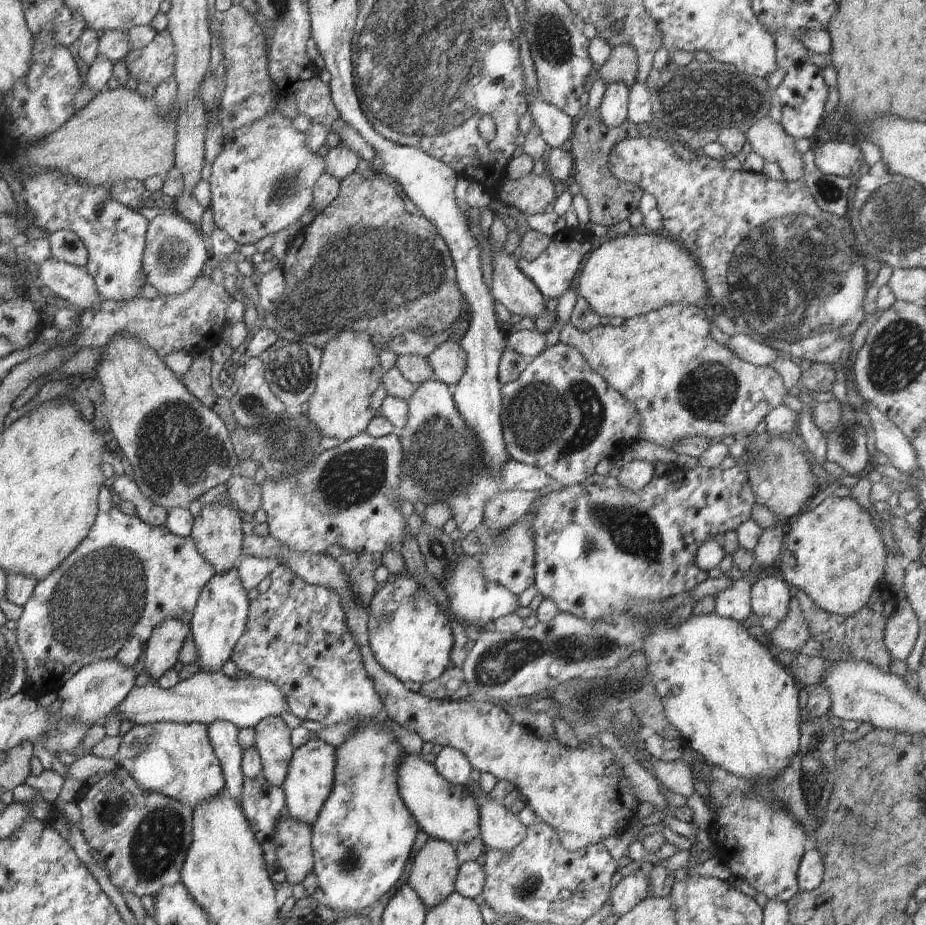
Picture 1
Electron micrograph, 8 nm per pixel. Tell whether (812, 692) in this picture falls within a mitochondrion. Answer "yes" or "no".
no

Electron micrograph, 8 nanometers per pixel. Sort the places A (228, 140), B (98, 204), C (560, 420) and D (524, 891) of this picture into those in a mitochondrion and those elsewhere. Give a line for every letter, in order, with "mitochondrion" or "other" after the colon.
A: other
B: mitochondrion
C: mitochondrion
D: mitochondrion

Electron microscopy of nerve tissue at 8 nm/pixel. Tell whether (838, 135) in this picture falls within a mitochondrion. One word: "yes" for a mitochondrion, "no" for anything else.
no

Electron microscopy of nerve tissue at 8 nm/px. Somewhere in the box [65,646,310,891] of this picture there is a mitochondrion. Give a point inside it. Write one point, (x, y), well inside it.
(156, 846)

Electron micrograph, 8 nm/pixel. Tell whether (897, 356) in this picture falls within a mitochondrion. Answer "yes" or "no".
yes

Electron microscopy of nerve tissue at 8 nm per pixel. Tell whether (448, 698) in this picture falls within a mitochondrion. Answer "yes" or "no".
no

